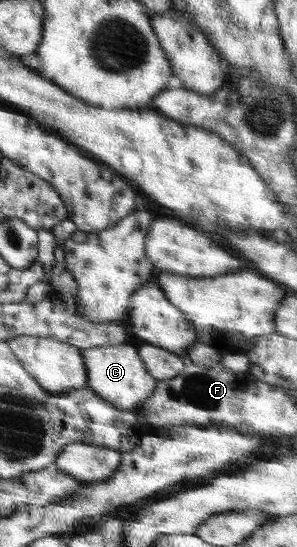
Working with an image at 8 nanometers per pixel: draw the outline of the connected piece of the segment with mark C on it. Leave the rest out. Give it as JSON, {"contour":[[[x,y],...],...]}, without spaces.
{"contour":[[[132,345],[81,349],[81,353],[86,361],[88,375],[88,384],[85,387],[120,410],[136,410],[152,396],[151,394],[157,388],[158,381],[147,373],[138,349]]]}

